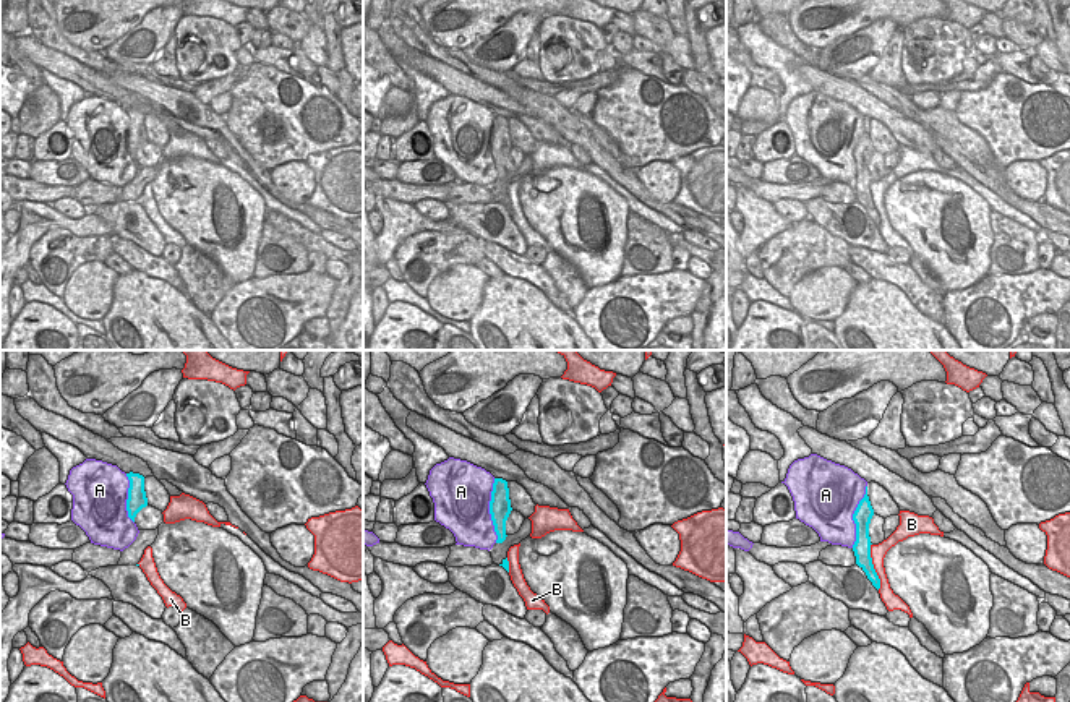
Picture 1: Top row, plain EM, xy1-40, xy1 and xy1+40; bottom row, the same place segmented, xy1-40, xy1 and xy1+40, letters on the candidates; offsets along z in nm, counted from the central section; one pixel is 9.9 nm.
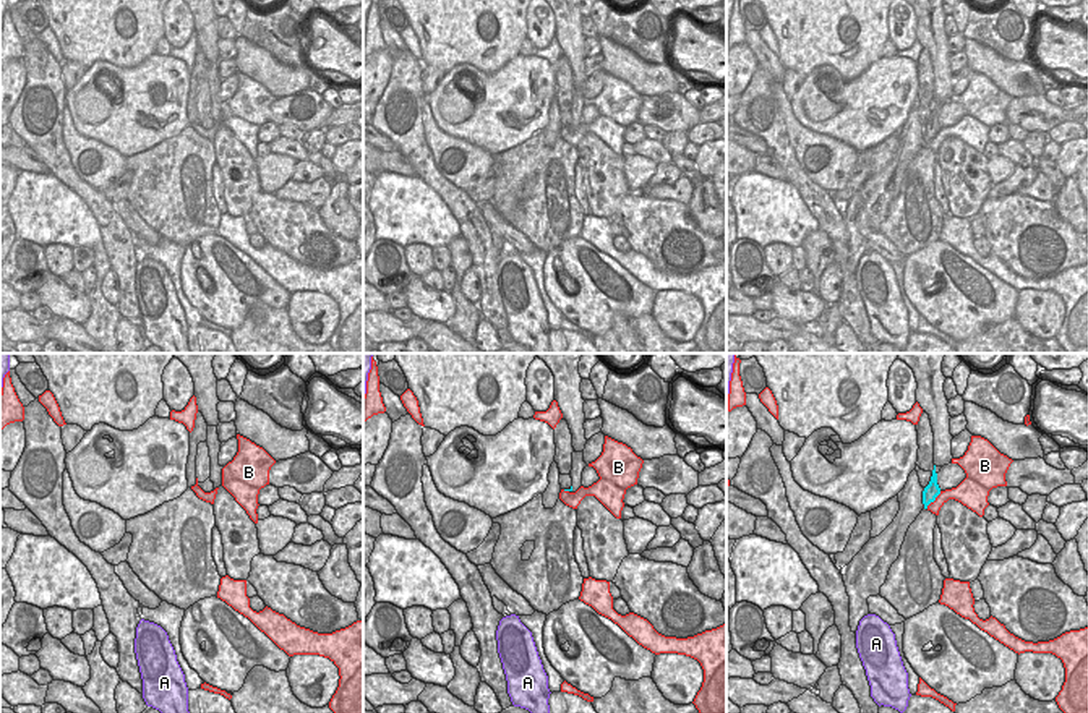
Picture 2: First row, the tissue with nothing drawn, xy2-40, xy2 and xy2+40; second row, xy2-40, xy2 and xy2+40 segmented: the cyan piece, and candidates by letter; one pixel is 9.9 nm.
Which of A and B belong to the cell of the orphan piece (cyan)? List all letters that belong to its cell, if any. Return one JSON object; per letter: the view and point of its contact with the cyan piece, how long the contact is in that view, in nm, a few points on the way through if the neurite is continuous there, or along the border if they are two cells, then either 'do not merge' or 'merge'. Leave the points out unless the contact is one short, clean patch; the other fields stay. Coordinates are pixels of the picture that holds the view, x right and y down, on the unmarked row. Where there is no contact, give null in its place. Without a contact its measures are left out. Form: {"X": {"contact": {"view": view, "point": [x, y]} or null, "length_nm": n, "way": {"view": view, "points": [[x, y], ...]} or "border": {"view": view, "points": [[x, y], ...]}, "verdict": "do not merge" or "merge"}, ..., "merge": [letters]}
{"A": {"contact": {"view": "xy1", "point": [490, 148]}, "length_nm": 650, "verdict": "do not merge"}, "B": {"contact": {"view": "xy1+40", "point": [873, 203]}, "length_nm": 480, "verdict": "do not merge"}, "merge": []}

